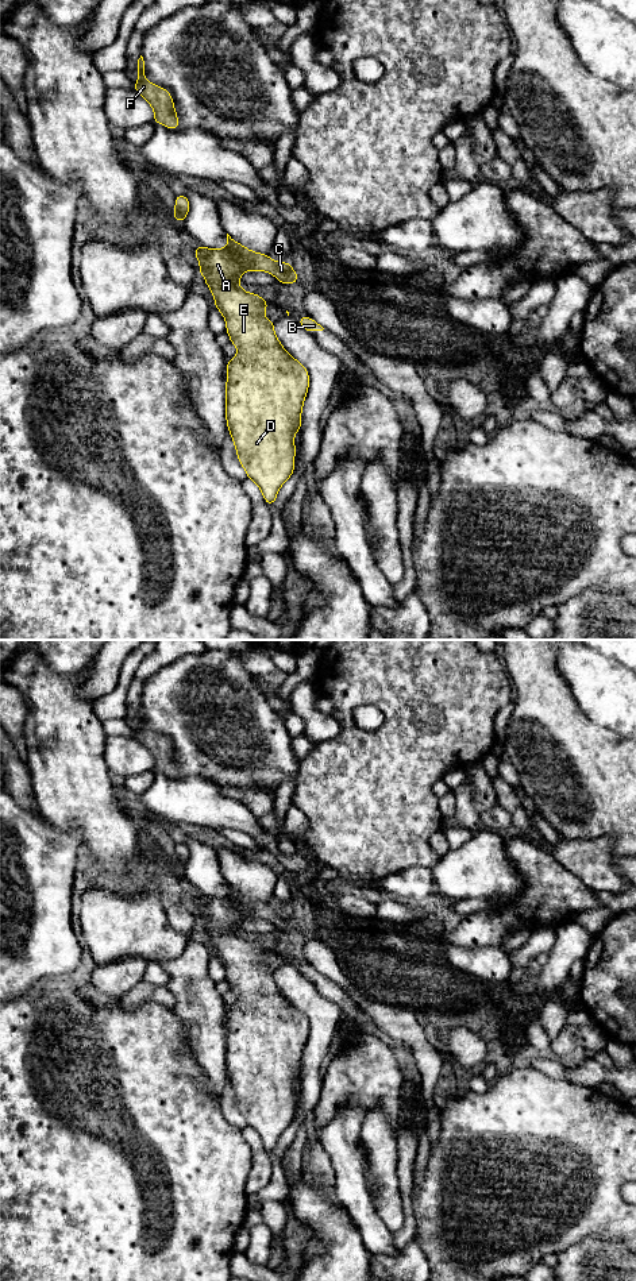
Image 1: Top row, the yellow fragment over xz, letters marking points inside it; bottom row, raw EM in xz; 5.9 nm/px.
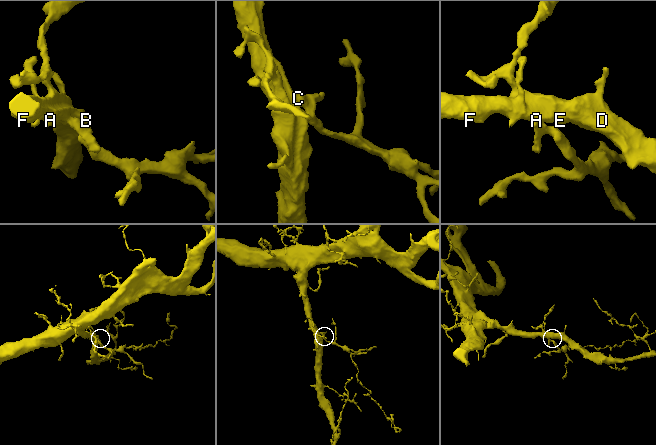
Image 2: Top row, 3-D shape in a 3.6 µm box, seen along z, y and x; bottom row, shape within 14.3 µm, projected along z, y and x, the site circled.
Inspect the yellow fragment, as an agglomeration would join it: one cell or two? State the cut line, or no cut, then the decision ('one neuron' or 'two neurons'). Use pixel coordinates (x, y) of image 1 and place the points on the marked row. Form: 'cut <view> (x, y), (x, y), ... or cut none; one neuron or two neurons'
cut none; one neuron

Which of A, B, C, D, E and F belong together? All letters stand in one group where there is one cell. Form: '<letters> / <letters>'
A B C D E F

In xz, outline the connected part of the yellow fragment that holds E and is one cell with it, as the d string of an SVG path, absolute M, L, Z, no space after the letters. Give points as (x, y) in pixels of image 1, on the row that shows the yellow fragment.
M227 234L226 248L207 248L197 244L194 255L200 263L200 274L215 298L215 308L224 316L226 331L230 342L238 348L234 359L227 360L226 382L226 420L231 433L239 463L243 466L247 478L258 485L269 506L273 506L281 486L294 472L294 433L301 432L301 412L309 389L308 370L294 359L281 344L274 332L274 323L263 316L269 301L259 294L248 293L238 286L244 271L267 271L277 278L277 282L292 285L298 282L298 275L289 262L277 262L269 255L255 252L235 242Z

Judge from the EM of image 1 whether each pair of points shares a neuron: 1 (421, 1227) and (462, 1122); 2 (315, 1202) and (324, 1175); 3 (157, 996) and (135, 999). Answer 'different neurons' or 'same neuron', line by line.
1: same neuron
2: different neurons
3: same neuron

